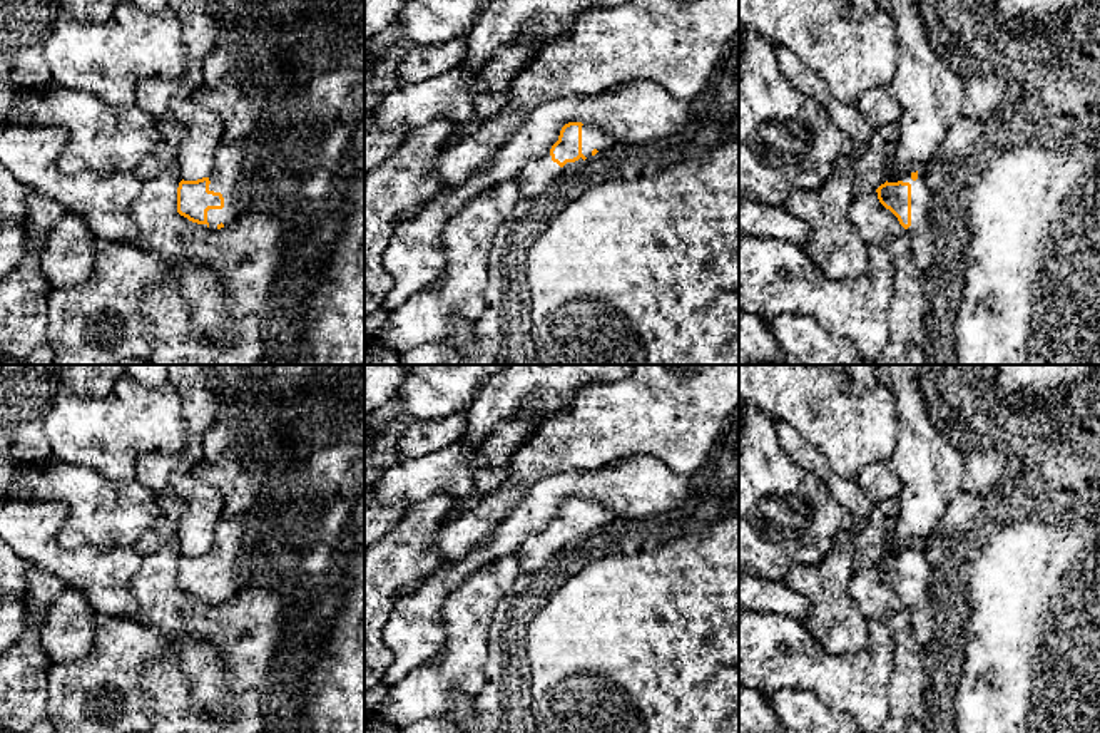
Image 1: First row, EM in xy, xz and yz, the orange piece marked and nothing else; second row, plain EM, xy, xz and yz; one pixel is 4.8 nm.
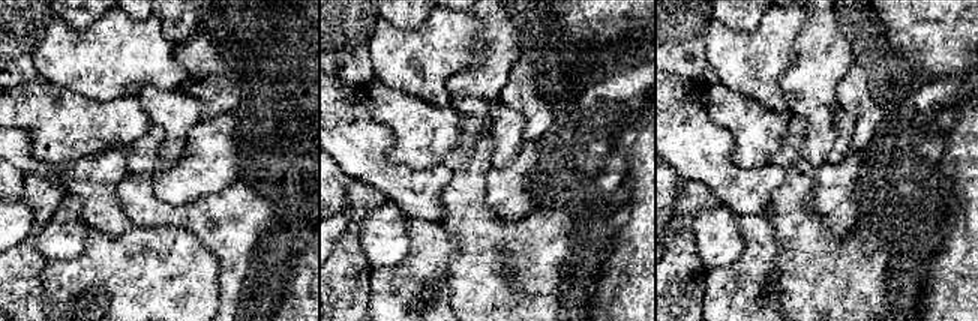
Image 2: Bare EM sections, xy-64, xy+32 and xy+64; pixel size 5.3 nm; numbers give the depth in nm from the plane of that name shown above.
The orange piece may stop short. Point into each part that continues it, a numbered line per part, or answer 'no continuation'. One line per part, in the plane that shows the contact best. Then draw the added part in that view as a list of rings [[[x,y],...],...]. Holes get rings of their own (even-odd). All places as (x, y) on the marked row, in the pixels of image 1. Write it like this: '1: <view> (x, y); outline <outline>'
1: xy (229, 176); outline [[[246,137],[236,139],[236,141],[221,141],[216,151],[216,162],[207,176],[211,184],[209,191],[221,192],[224,197],[224,208],[222,209],[209,209],[207,211],[207,223],[211,229],[217,229],[217,226],[222,223],[224,226],[234,223],[241,216],[241,204],[246,201],[244,187],[249,182],[247,169],[246,169]]]

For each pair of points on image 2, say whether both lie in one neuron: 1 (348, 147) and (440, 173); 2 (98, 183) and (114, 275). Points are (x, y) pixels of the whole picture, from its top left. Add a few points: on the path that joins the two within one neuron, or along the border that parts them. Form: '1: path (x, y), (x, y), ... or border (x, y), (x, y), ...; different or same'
1: path (371, 164), (389, 177), (417, 177); same
2: border (134, 227), (119, 236), (107, 236), (90, 228); different

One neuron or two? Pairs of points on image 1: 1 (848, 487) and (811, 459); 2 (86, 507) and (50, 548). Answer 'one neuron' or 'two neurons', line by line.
1: one neuron
2: two neurons

